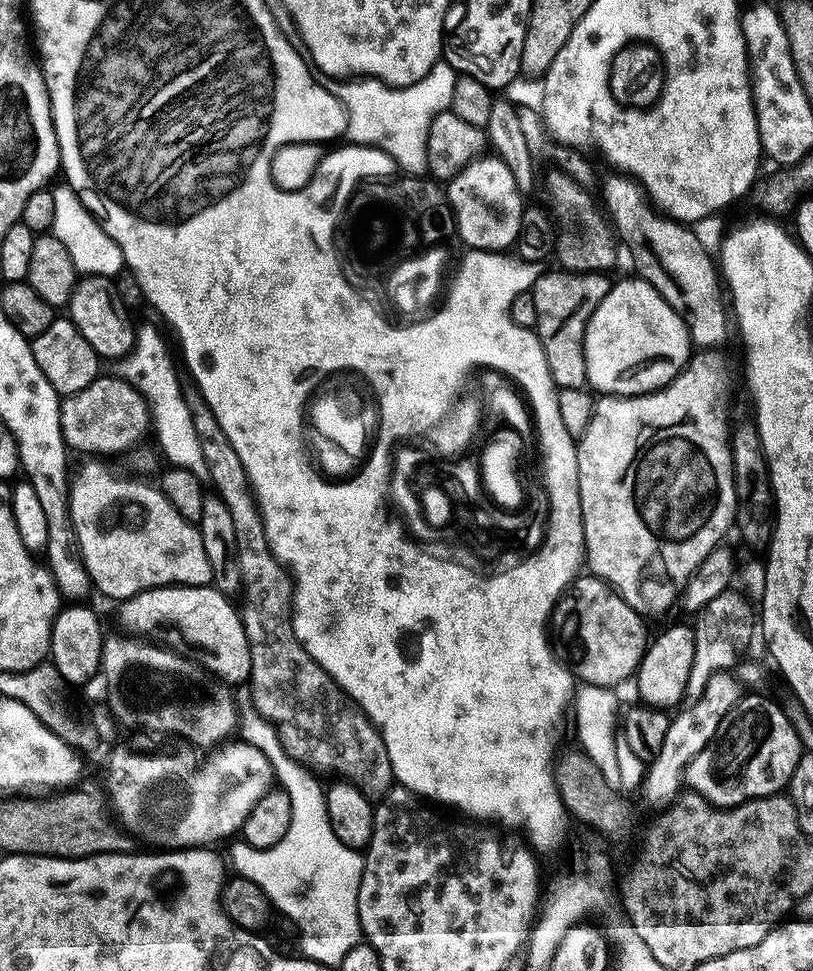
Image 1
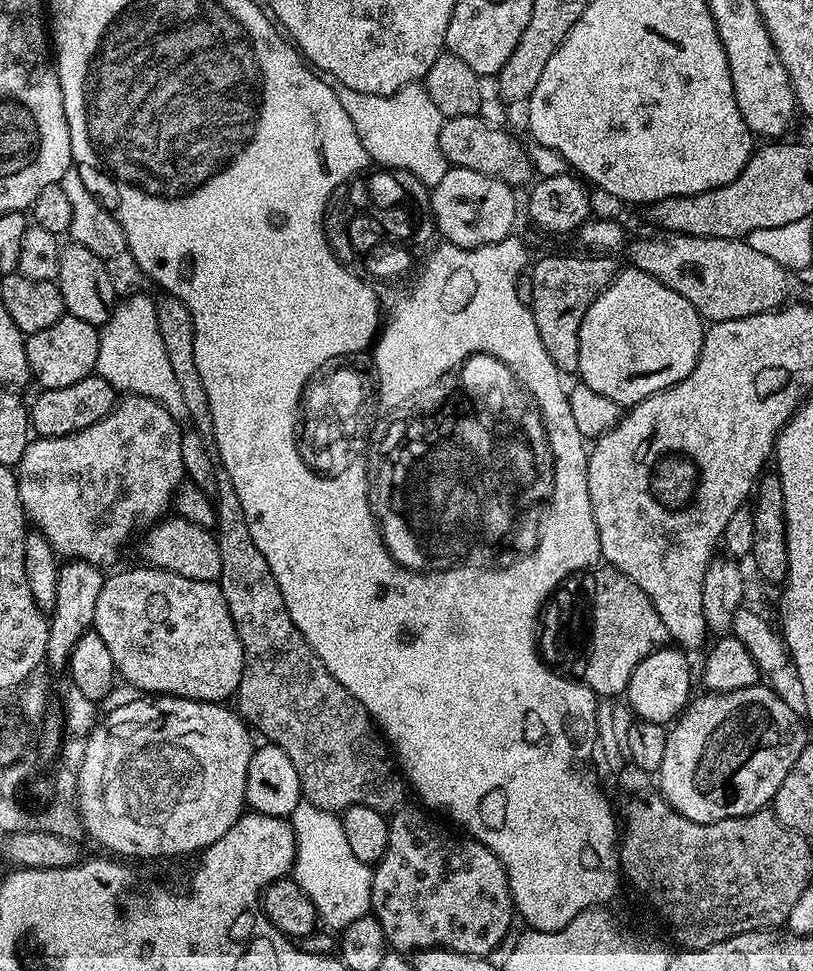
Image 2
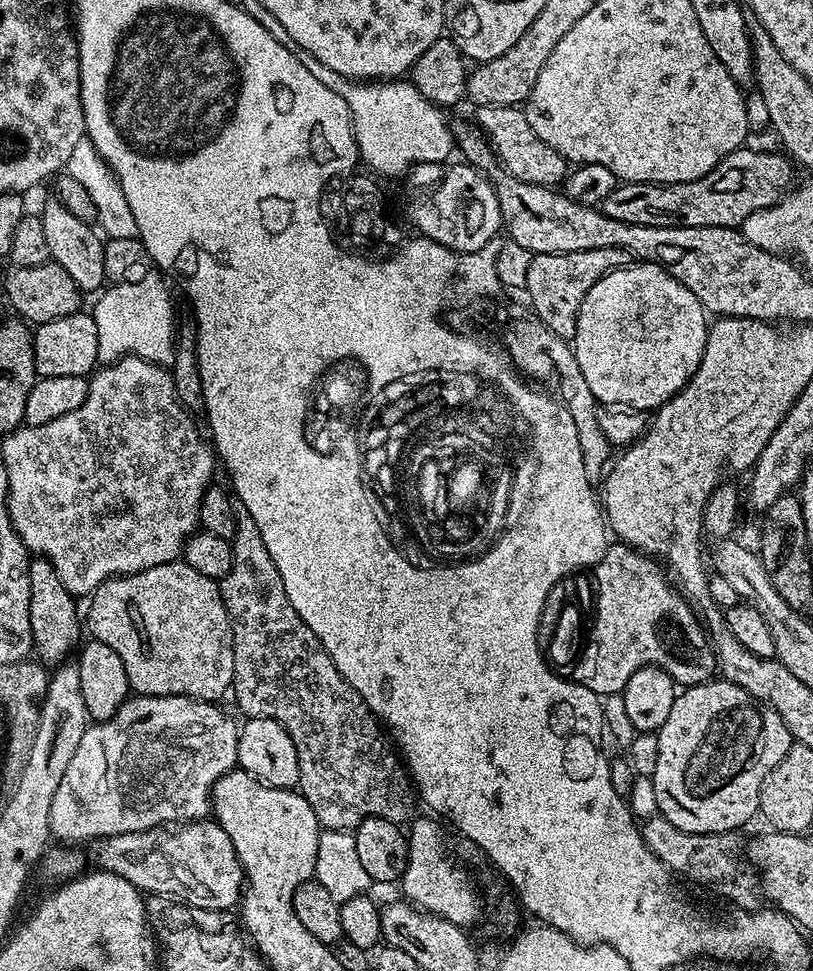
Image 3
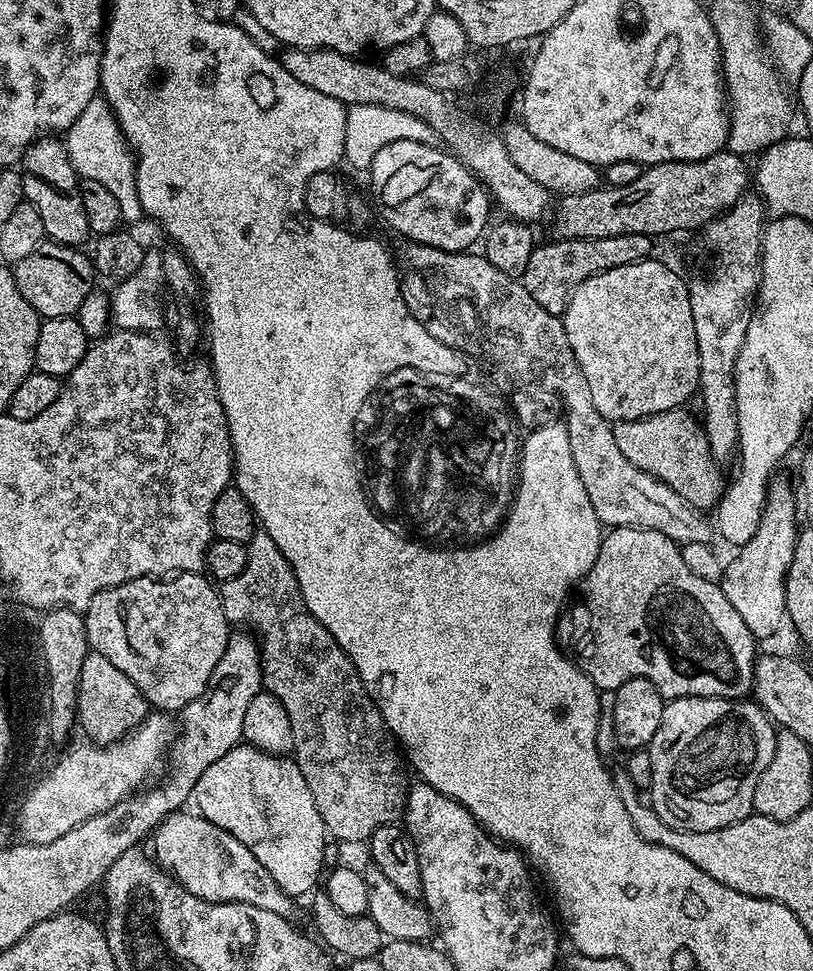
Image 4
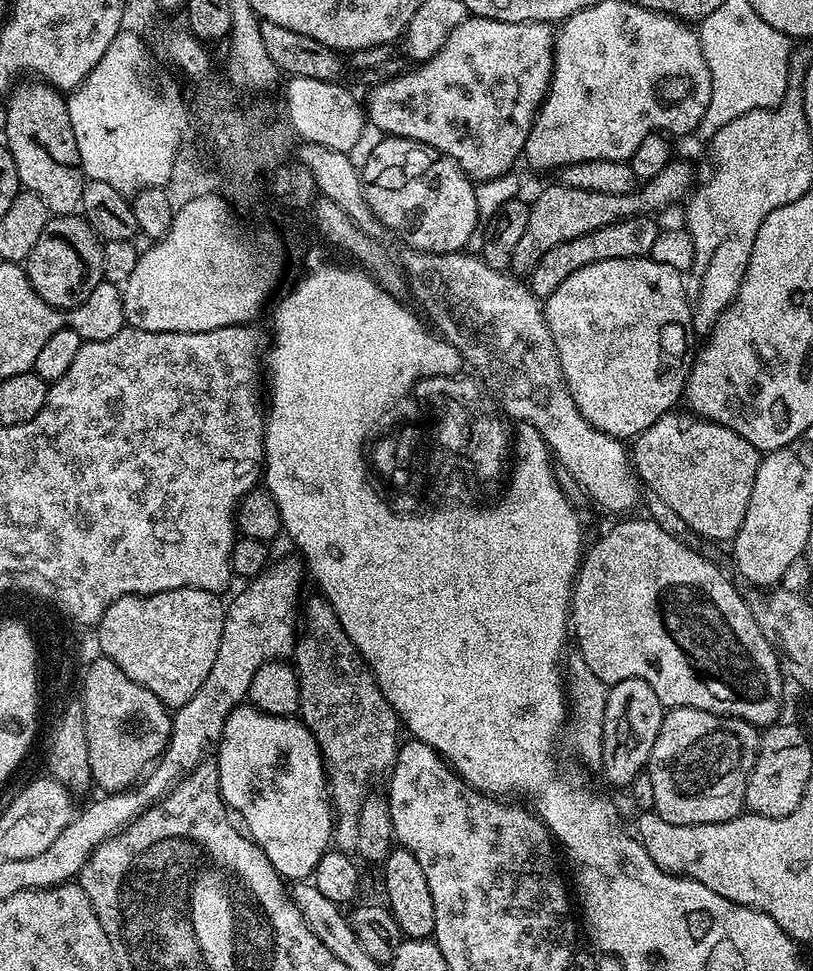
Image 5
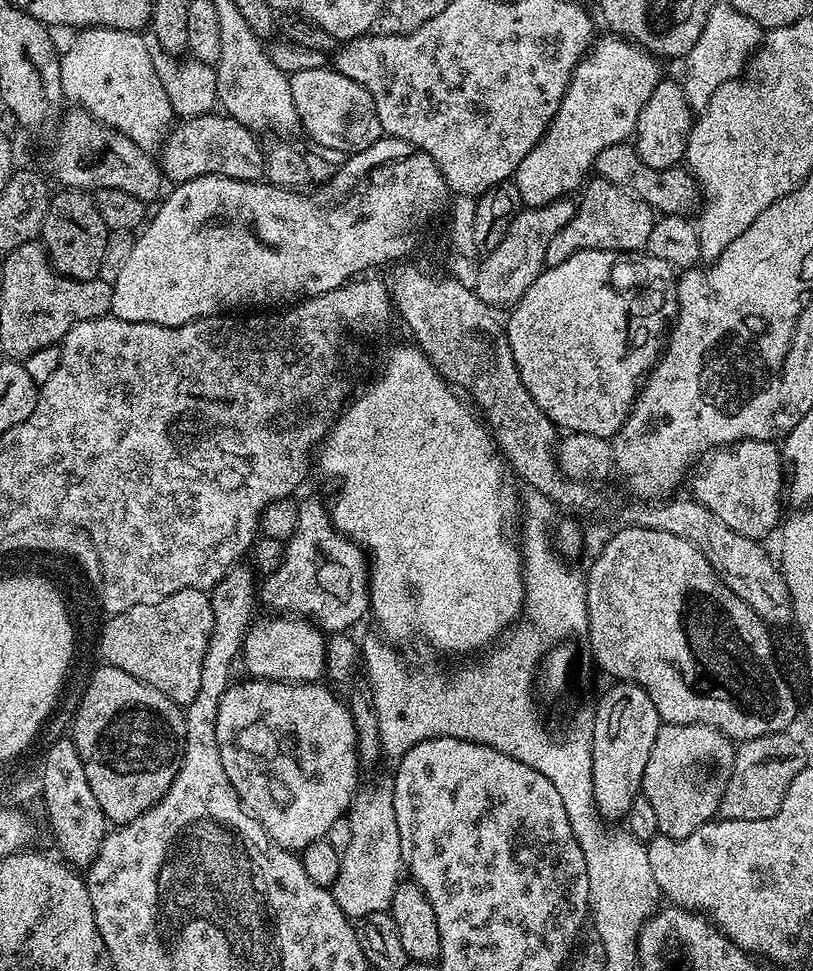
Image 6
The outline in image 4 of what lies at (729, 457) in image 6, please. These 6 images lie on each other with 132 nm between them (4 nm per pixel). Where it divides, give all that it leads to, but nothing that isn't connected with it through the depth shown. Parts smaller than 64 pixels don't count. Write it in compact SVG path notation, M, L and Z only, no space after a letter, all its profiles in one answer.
M684 410L659 412L644 420L622 420L613 427L614 442L638 470L670 486L691 508L706 510L720 500L724 492L721 461L712 453L707 434L699 419L691 420Z

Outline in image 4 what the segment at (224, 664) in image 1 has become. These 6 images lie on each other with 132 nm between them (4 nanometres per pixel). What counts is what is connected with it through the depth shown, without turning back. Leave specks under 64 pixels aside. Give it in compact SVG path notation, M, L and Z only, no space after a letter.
M182 572L171 578L143 576L102 590L83 613L89 649L102 654L106 662L118 666L118 670L138 686L153 709L168 714L179 713L208 689L214 668L228 645L230 625L222 610L219 591L214 584L212 588L211 583L213 581L207 575Z

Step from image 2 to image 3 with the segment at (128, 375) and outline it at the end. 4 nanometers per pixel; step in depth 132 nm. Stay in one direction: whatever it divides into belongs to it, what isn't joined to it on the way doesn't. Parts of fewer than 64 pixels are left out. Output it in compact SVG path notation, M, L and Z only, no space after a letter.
M149 274L138 282L112 284L99 293L100 301L96 309L91 309L90 315L98 326L98 361L101 365L115 364L121 356L141 356L151 364L171 365L174 354L172 296L163 279L163 275Z

